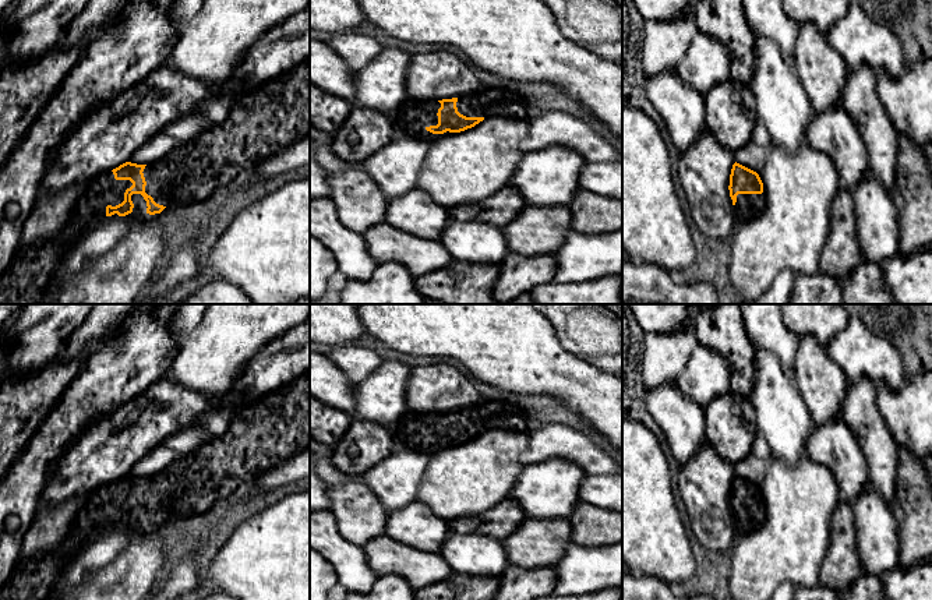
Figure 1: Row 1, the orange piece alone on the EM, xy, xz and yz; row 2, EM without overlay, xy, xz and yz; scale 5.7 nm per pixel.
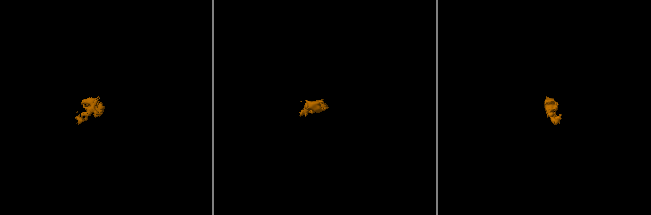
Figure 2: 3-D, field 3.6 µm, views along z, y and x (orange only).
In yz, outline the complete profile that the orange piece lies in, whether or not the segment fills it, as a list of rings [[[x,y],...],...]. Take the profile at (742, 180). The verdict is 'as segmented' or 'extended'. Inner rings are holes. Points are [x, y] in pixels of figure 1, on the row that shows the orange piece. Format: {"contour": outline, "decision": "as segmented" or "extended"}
{"contour": [[[735,162],[731,169],[728,190],[732,205],[735,205],[738,194],[762,194],[763,183],[756,172]]], "decision": "as segmented"}

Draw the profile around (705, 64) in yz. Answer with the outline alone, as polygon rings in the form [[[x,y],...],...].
[[[698,31],[677,68],[679,78],[706,96],[731,75],[730,54],[714,38]]]

